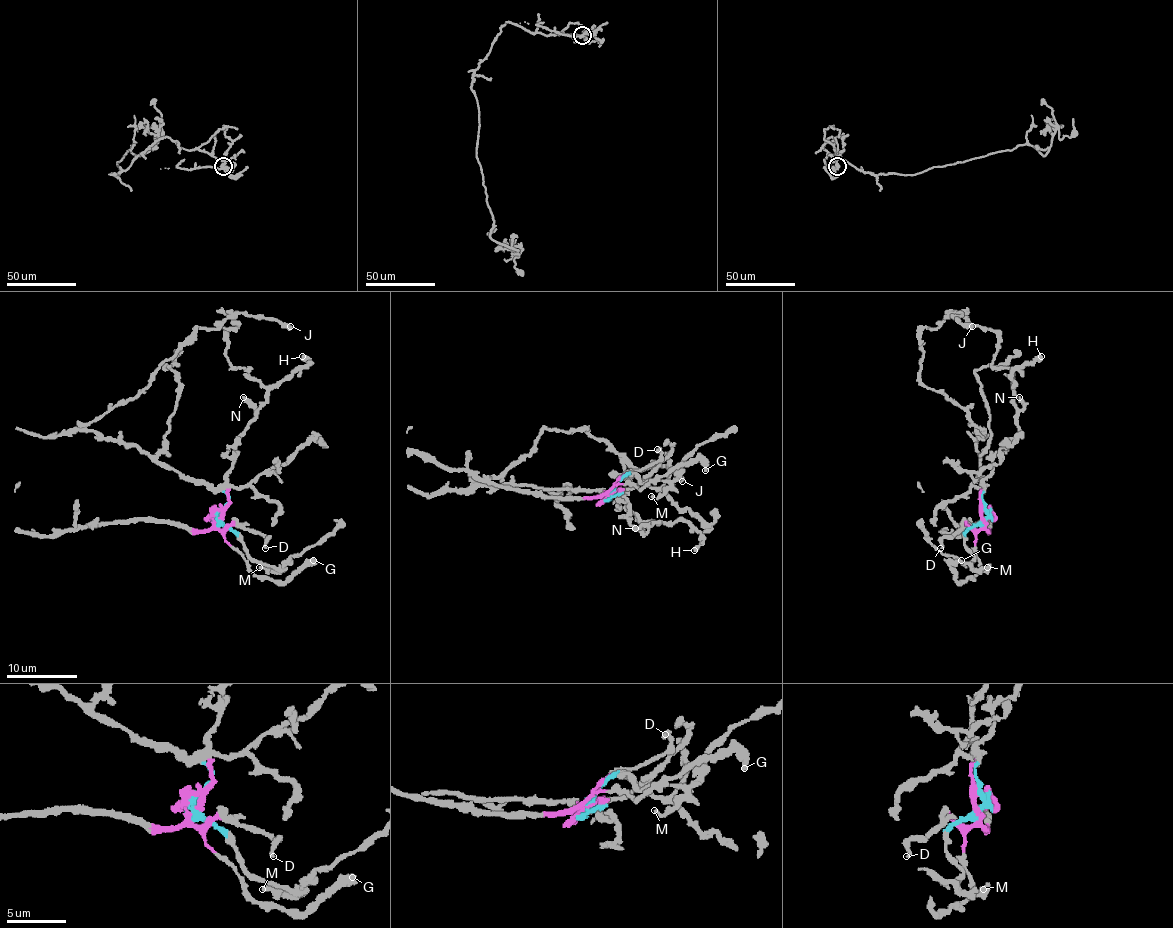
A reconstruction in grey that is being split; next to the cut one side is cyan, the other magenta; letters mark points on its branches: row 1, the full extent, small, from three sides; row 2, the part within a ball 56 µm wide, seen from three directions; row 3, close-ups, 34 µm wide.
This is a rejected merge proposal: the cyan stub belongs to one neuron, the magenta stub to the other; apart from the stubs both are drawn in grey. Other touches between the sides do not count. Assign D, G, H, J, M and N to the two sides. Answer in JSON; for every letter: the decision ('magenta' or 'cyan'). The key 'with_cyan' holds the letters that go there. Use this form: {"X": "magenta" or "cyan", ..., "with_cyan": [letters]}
{"D": "magenta", "G": "magenta", "H": "magenta", "J": "cyan", "M": "cyan", "N": "magenta", "with_cyan": ["J", "M"]}

